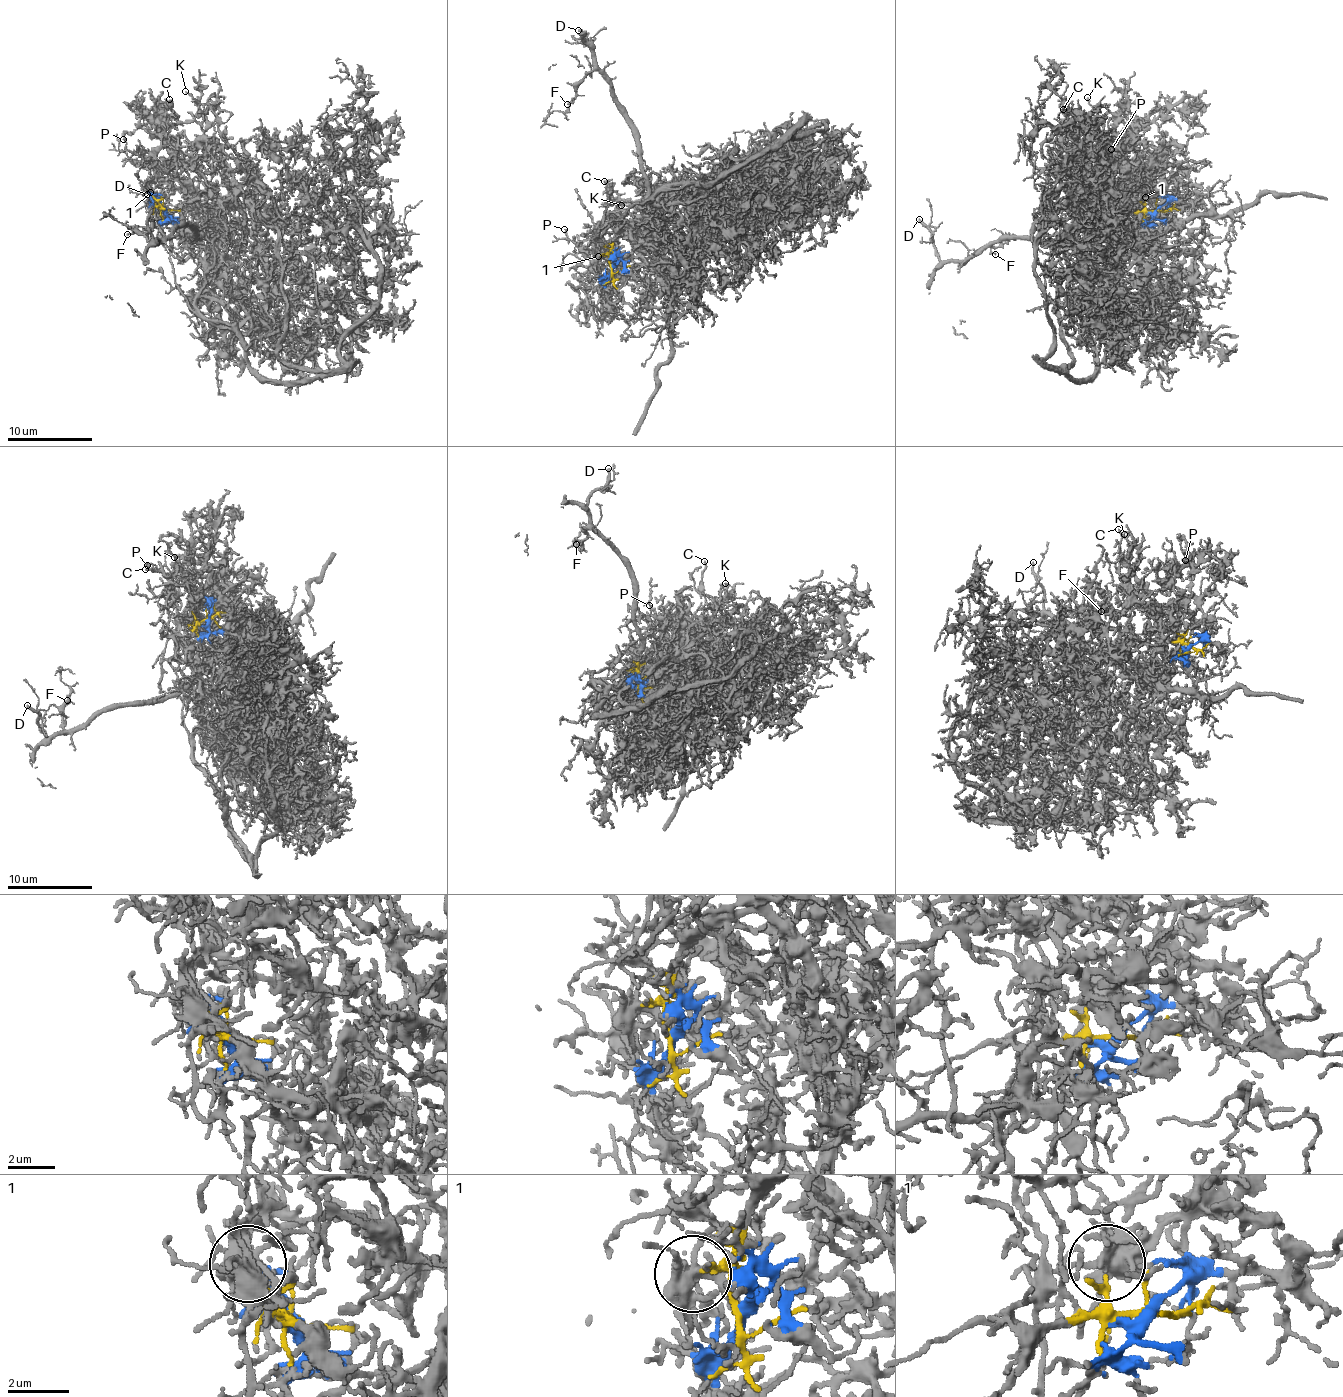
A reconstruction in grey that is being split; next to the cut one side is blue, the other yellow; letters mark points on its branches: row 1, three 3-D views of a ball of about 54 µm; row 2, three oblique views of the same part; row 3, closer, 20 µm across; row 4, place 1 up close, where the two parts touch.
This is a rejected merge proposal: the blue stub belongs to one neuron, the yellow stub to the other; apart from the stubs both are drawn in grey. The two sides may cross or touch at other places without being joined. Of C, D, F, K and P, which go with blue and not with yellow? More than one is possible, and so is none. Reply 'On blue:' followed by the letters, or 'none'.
On blue: C, K, P

